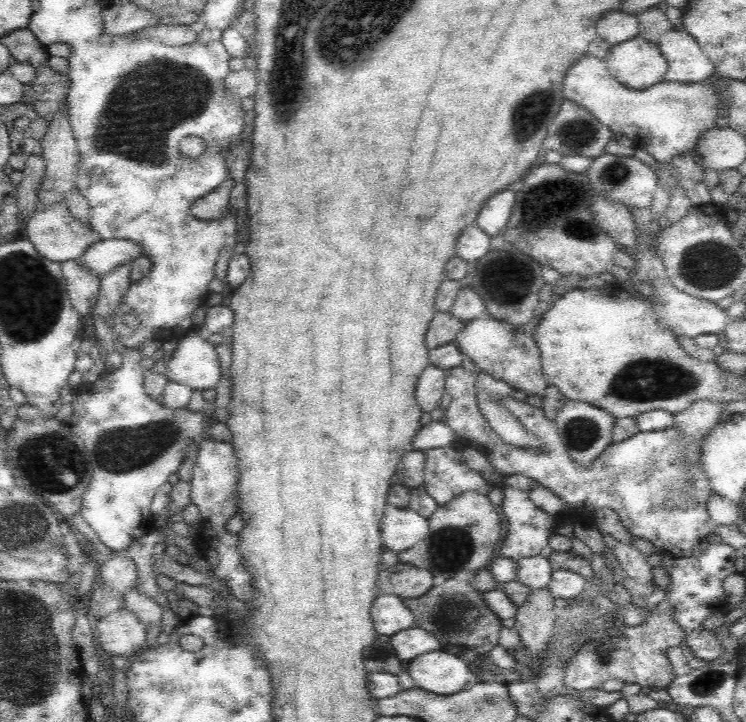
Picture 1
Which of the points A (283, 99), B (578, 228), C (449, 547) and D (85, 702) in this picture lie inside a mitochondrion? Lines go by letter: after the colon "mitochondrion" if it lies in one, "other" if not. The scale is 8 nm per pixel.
A: mitochondrion
B: other
C: mitochondrion
D: other

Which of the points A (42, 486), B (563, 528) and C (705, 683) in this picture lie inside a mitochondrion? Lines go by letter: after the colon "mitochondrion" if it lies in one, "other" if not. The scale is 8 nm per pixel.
A: mitochondrion
B: other
C: mitochondrion

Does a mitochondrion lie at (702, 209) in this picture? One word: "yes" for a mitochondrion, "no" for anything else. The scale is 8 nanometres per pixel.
no

